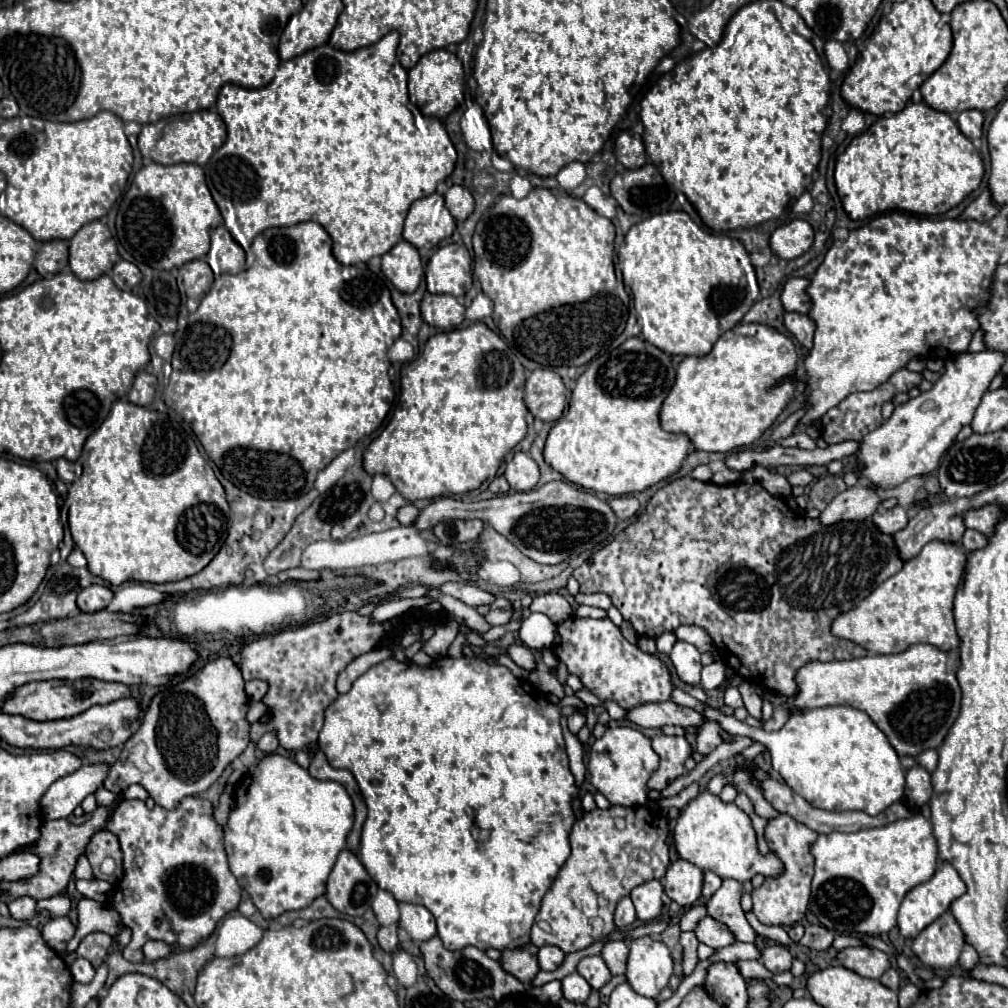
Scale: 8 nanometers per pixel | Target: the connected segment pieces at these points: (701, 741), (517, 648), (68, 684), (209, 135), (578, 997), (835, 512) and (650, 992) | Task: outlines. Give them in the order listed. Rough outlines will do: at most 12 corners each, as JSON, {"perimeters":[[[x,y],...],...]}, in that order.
{"perimeters":[[[707,721],[697,751],[709,755],[721,743],[721,725]],[[511,645],[509,655],[519,667],[535,669],[535,659],[525,645]],[[99,679],[17,687],[1,713],[69,719],[127,699],[129,687]],[[217,111],[143,125],[139,149],[155,163],[205,165],[225,141]],[[575,971],[561,981],[563,997],[585,1003],[591,987]],[[857,485],[839,493],[819,521],[863,521],[875,513],[879,495]],[[629,943],[627,983],[657,997],[673,975],[665,943]]]}

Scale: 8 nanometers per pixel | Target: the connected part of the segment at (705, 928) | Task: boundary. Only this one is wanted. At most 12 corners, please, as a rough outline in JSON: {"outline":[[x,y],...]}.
{"outline":[[713,917],[695,927],[699,943],[713,949],[735,943],[731,931]]}

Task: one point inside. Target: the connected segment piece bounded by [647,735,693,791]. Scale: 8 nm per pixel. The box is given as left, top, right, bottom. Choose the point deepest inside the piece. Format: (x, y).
(673, 751)

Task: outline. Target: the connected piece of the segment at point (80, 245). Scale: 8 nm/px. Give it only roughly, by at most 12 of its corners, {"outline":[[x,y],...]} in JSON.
{"outline":[[101,221],[69,241],[69,267],[97,279],[120,260]]}

